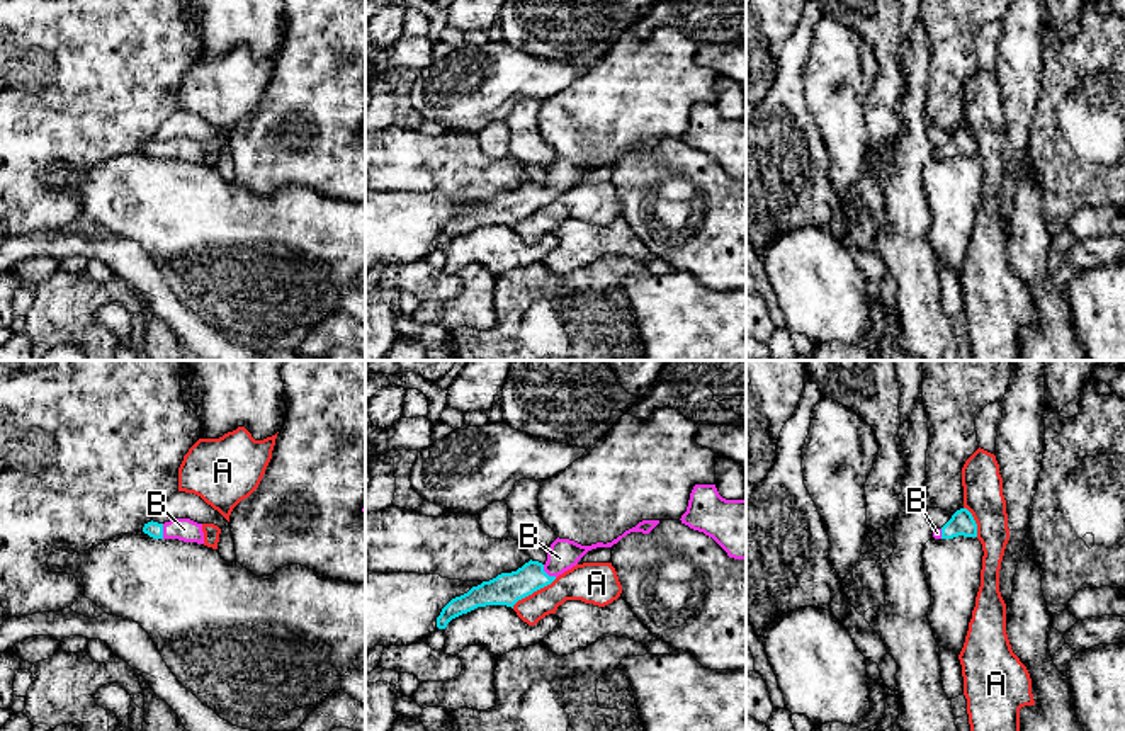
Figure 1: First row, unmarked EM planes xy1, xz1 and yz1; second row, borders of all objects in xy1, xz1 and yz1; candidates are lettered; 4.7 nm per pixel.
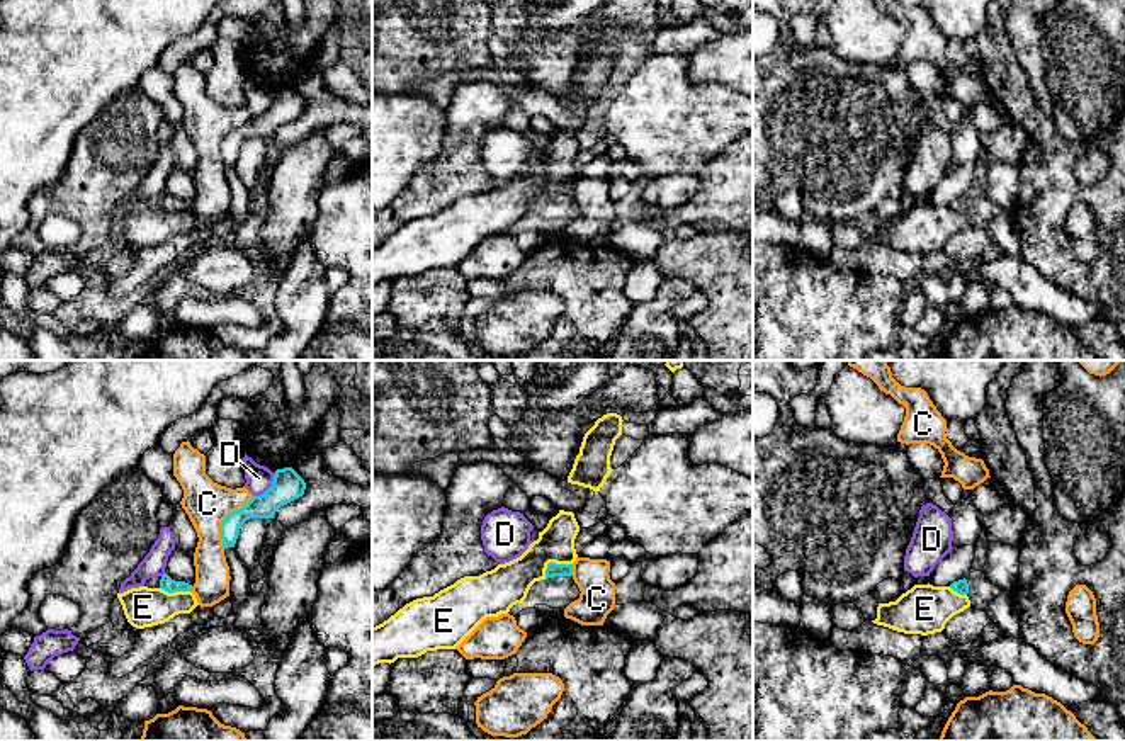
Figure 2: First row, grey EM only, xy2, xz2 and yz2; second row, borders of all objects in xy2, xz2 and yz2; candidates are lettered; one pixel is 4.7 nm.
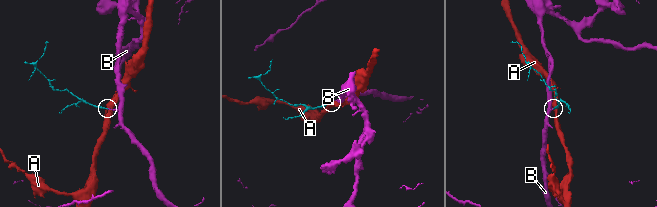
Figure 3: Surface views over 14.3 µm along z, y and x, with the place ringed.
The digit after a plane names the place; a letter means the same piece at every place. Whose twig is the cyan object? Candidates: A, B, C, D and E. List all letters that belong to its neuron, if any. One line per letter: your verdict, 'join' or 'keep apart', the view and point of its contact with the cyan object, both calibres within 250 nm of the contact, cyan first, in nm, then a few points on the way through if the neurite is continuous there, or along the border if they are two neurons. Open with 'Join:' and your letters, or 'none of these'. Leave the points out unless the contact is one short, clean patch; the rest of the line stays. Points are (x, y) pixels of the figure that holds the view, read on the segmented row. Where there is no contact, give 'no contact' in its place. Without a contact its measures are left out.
Join: B
A: keep apart; contact xz1 (534, 590); calibres 160 and 180 nm; border xz1 (556, 578), (522, 597), (512, 607)
B: join; contact xz1 (546, 573); calibres 160 and 140 nm; way xz1 (507, 589), (534, 575), (546, 573), (563, 555)
C: keep apart; contact xy2 (225, 519); calibres 120 and 220 nm
D: keep apart; contact xy2 (269, 488); calibres 150 and 130 nm
E: keep apart; contact xz2 (553, 563); calibres 70 and 200 nm; border xz2 (571, 563), (549, 563), (544, 578)

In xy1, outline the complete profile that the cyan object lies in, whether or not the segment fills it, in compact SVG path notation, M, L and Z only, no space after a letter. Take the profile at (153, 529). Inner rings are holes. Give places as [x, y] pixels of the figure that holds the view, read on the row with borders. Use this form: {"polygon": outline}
{"polygon": "M173 518L165 524L151 520L144 524L143 532L153 539L178 539L184 542L204 544L202 524L190 518Z"}

